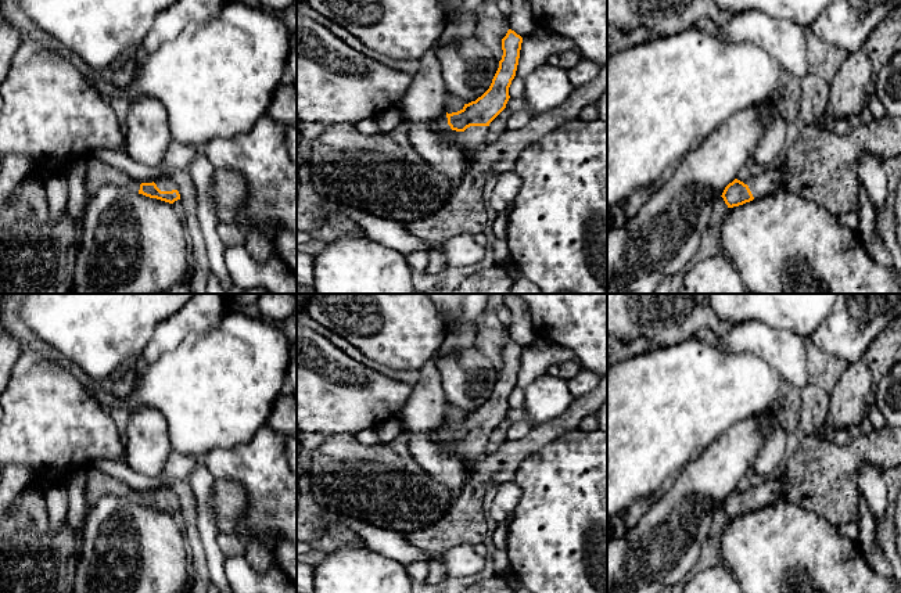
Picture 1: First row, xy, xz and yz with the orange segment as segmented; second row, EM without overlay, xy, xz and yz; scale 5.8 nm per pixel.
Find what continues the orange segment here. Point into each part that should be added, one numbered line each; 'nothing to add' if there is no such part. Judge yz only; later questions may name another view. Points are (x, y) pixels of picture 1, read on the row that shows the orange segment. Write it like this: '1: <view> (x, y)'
1: yz (765, 182)

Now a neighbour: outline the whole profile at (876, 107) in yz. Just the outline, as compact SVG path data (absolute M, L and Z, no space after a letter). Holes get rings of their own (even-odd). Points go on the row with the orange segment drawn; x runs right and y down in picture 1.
M876 93L869 97L868 108L872 114L873 121L882 121L887 116L887 109Z

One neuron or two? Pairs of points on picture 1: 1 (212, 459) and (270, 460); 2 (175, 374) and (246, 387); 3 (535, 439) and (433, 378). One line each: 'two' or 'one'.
1: one
2: one
3: two

